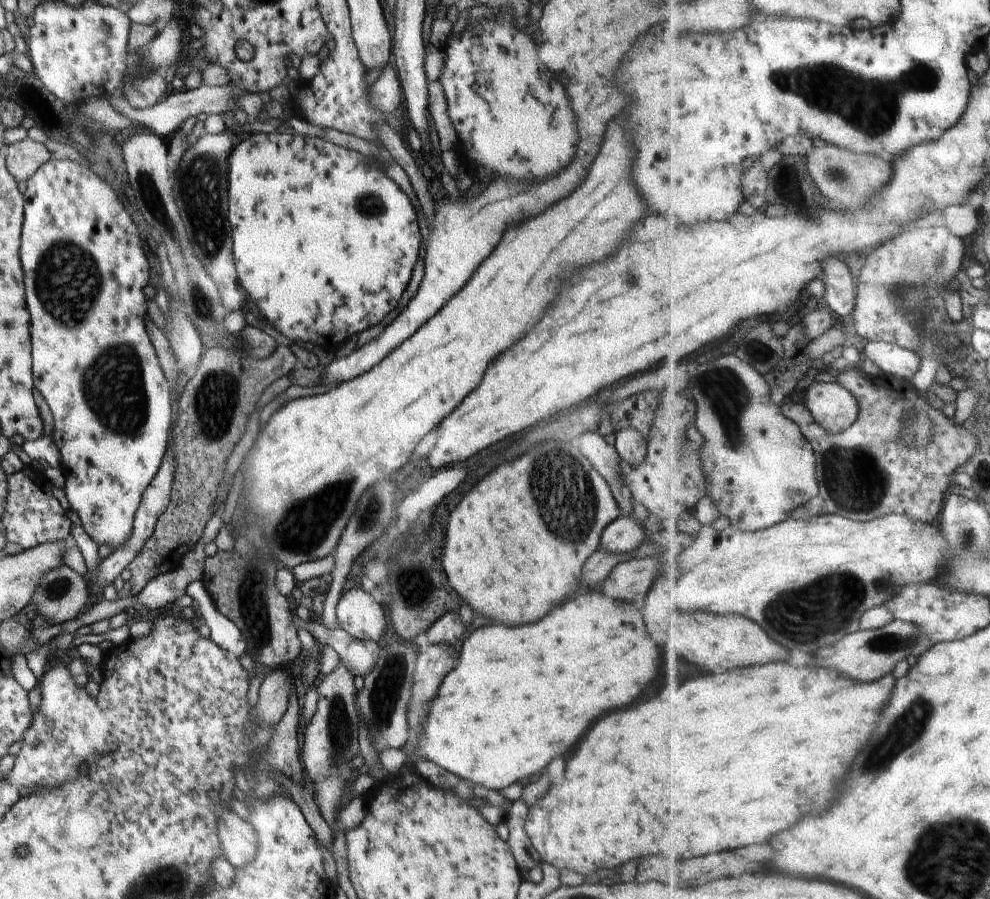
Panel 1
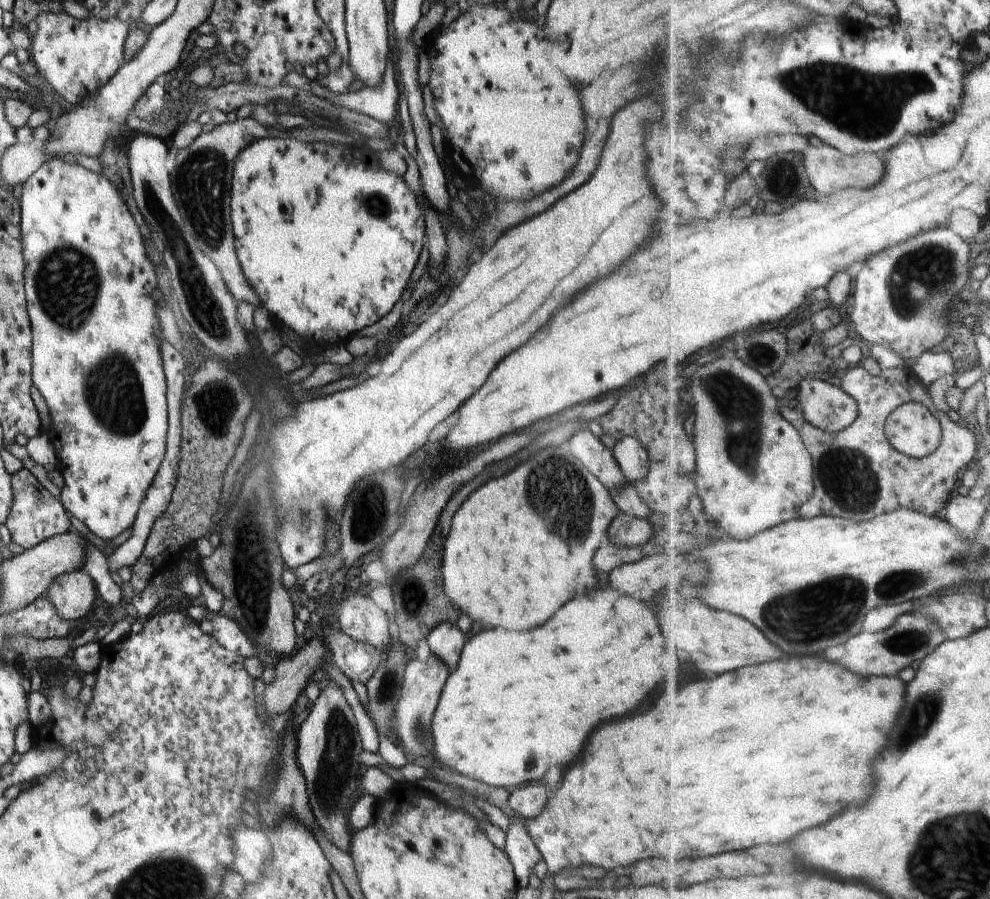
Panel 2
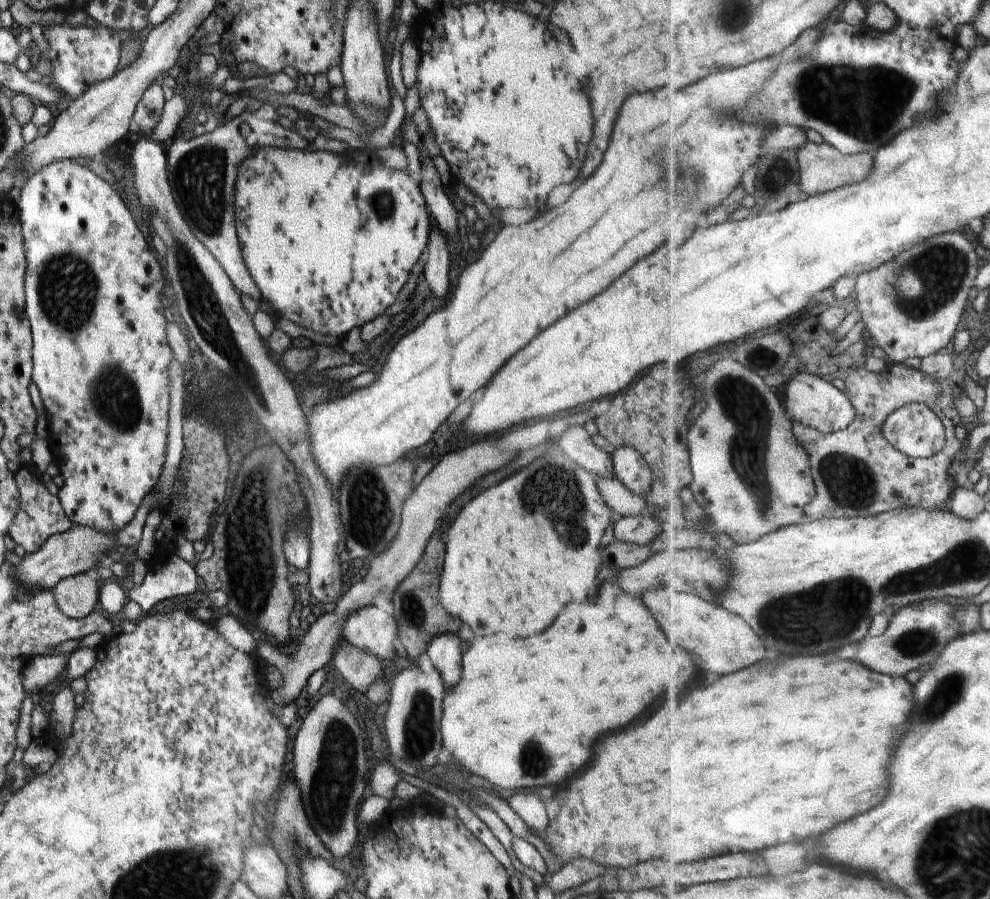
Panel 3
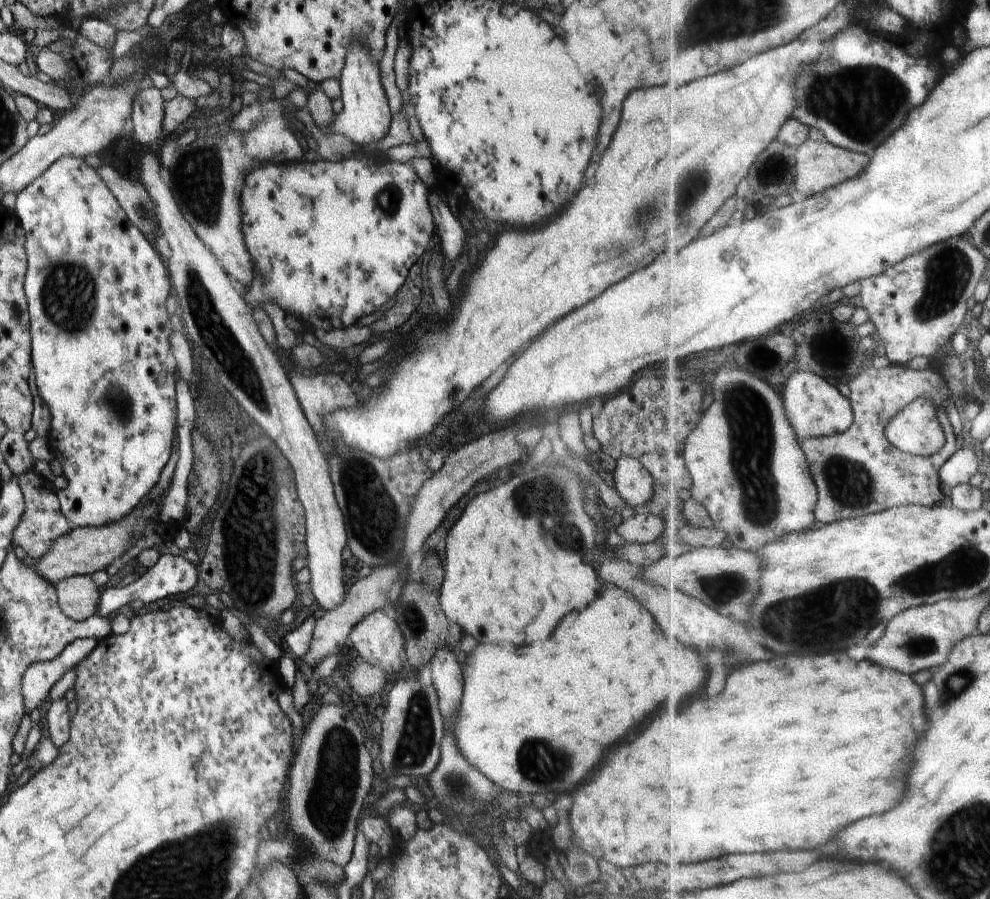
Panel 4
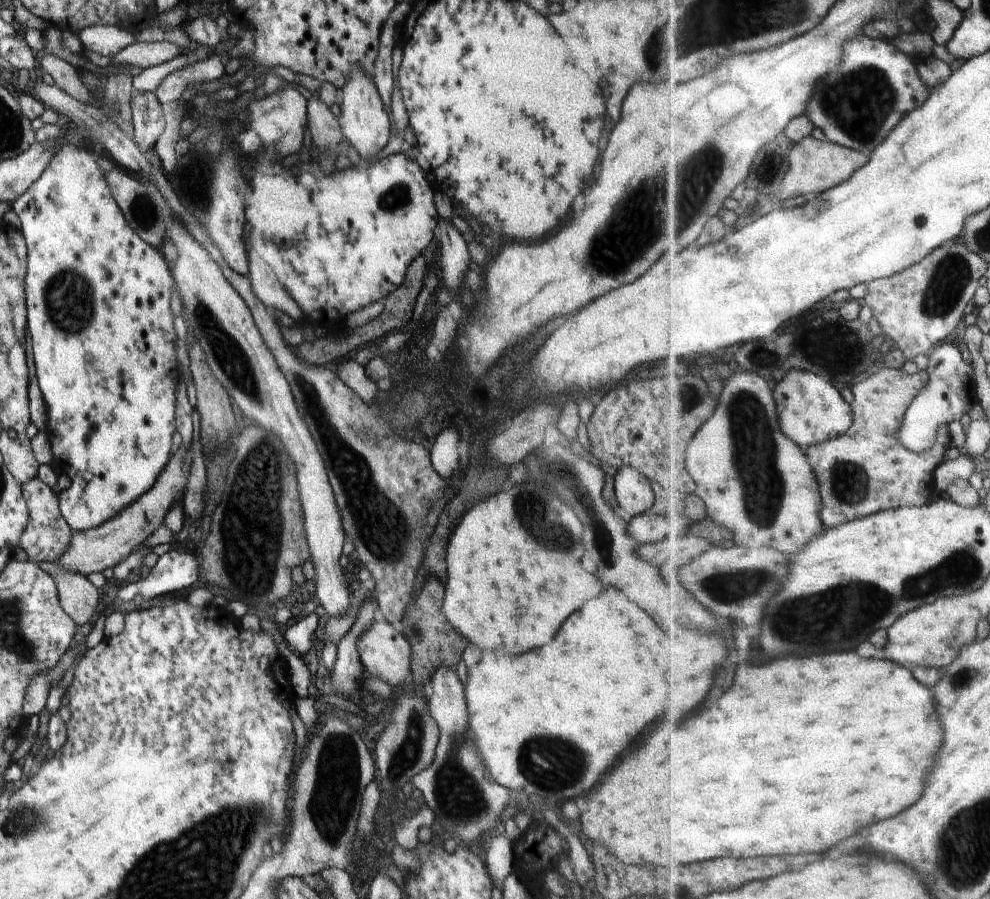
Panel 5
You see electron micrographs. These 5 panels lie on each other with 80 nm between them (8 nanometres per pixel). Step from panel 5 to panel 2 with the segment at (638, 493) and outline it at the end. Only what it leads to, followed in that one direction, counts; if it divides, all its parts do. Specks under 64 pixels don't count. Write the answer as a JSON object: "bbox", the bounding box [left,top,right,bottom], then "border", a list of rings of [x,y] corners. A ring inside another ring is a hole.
{"bbox":[611,437,649,483],"border":[[[624,437],[611,450],[617,460],[626,483],[643,481],[648,474],[649,456],[647,450],[632,437]]]}

